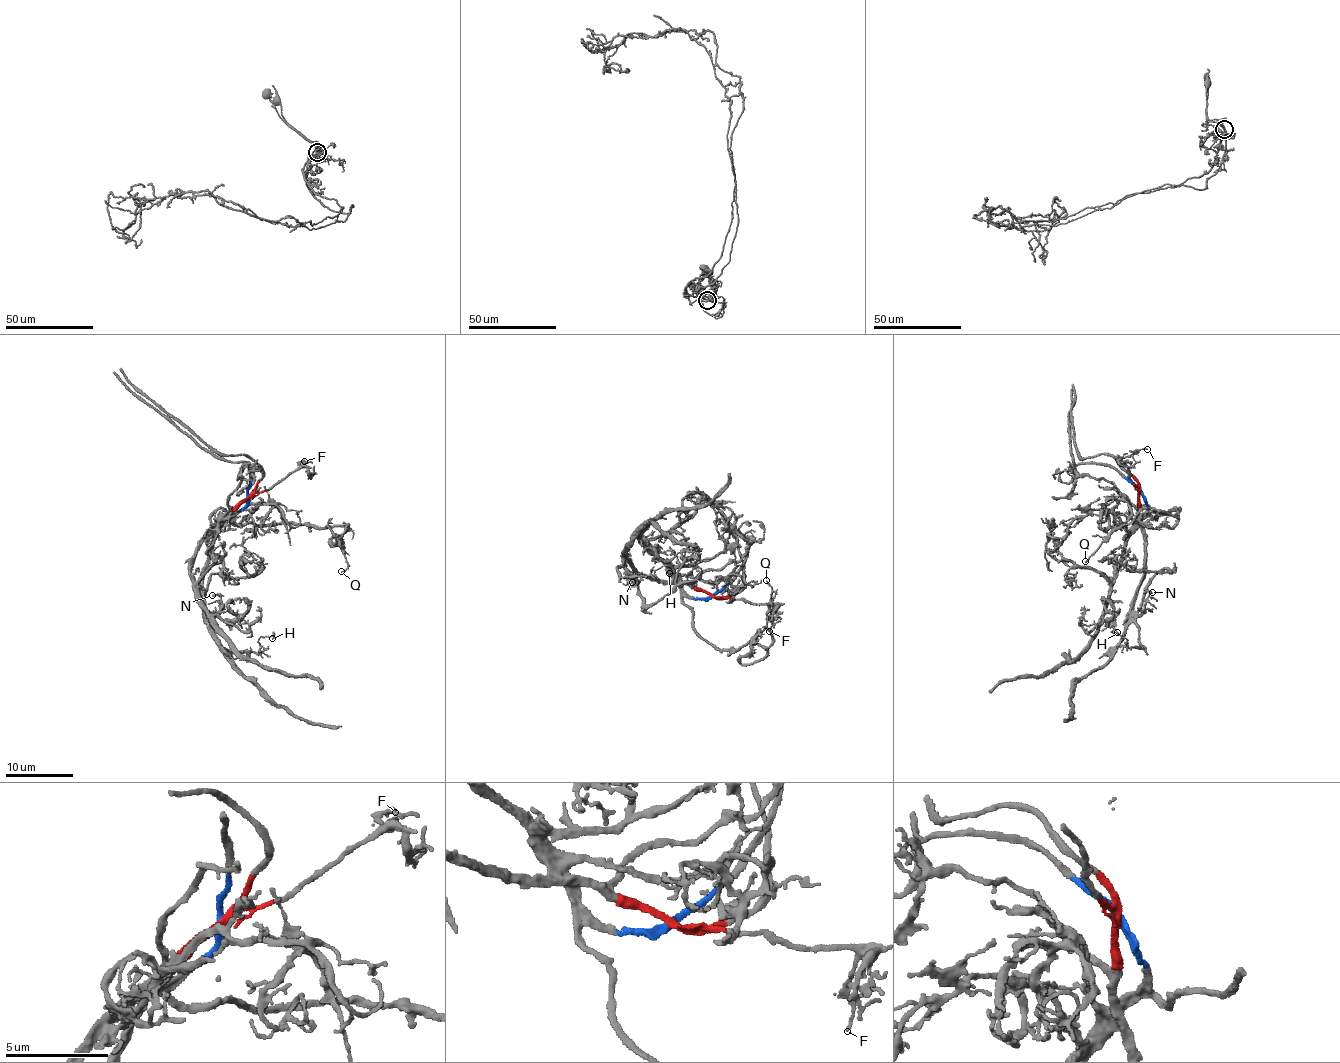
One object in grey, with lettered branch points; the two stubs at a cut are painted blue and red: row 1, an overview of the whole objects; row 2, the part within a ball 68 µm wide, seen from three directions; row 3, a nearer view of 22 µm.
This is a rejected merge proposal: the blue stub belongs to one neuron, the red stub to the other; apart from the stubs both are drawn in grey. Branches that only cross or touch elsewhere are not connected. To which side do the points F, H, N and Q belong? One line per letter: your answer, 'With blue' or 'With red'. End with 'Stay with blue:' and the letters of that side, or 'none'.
F: With red
H: With red
N: With red
Q: With blue
Stay with blue: Q

